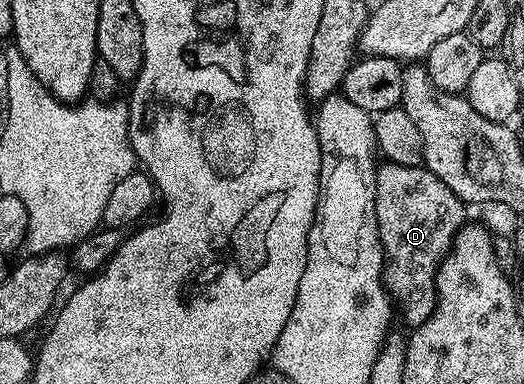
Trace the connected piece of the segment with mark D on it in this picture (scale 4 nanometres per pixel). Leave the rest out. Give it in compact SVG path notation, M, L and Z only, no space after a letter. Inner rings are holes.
M385 162L376 168L376 216L378 217L378 229L380 230L380 244L384 246L384 290L388 292L393 304L398 308L398 315L409 323L409 328L415 329L422 326L430 317L430 313L434 313L436 308L436 270L440 267L440 262L451 249L456 234L466 222L464 216L466 204L464 200L459 199L455 193L446 185L442 185L442 181L427 167L421 165L419 167L399 167L397 163Z

